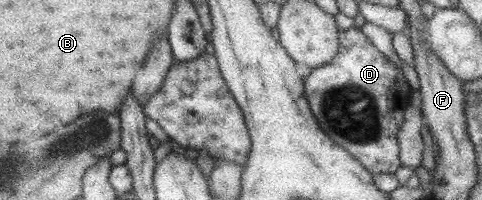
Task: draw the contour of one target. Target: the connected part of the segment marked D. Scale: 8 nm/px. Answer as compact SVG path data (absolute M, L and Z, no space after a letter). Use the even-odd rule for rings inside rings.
M351 27L347 30L338 31L337 33L337 54L329 61L327 64L323 64L323 66L310 69L310 73L303 79L303 88L304 95L307 99L307 102L310 106L310 110L313 113L315 120L317 120L317 124L319 124L319 128L329 136L332 142L341 146L341 148L345 148L351 156L355 160L358 160L365 170L369 173L380 174L394 174L399 166L402 166L399 160L399 146L397 142L397 131L399 131L399 125L403 122L403 113L406 108L410 104L412 89L406 84L406 78L399 67L395 66L395 64L391 64L381 52L379 52L375 46L373 47L369 39L361 32L358 27Z

